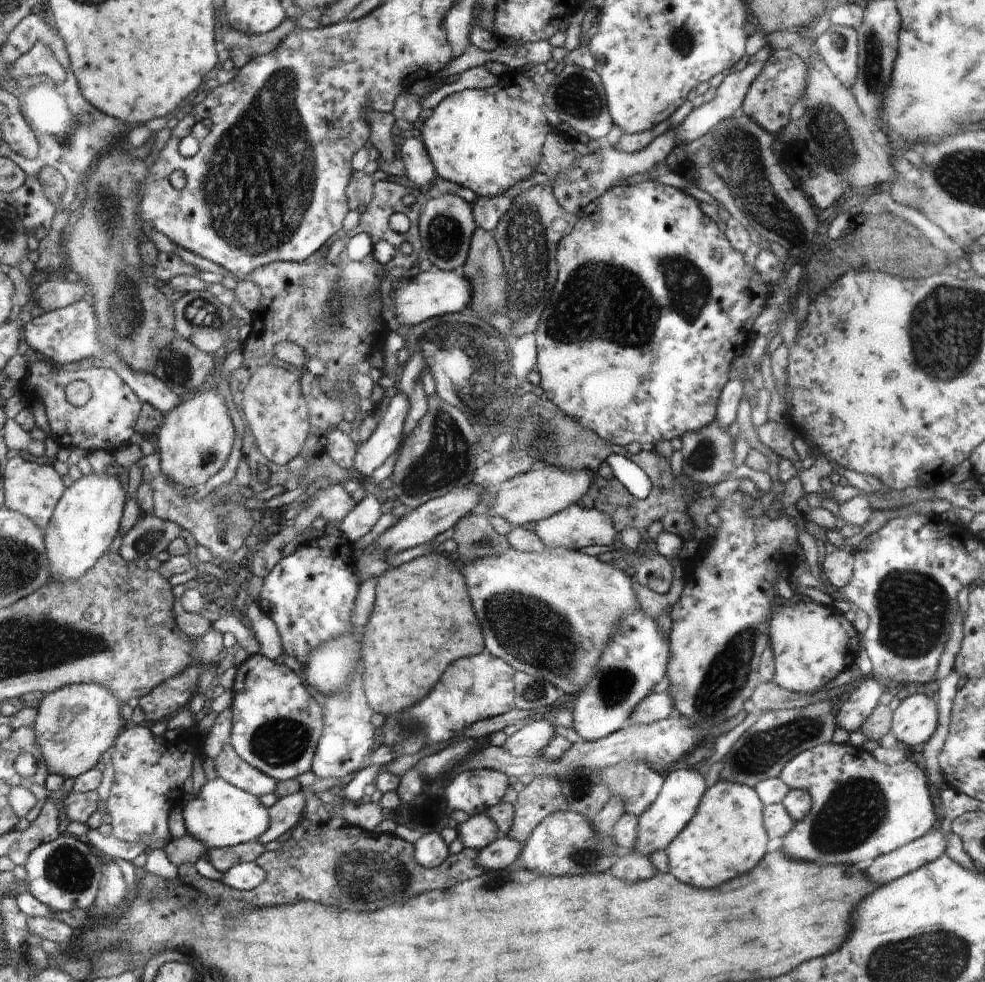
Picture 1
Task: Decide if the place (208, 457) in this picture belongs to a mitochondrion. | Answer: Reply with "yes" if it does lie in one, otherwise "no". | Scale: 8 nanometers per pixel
yes

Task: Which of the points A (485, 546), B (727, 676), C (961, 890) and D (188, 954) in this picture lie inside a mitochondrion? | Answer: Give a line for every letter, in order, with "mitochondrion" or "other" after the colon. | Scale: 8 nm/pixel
A: mitochondrion
B: mitochondrion
C: other
D: other

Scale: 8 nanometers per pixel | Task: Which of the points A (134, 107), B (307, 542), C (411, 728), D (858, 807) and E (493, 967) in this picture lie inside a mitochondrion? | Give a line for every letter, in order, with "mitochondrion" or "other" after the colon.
A: other
B: other
C: mitochondrion
D: mitochondrion
E: other

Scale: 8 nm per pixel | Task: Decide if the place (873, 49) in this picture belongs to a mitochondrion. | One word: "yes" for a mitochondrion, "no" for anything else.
yes

